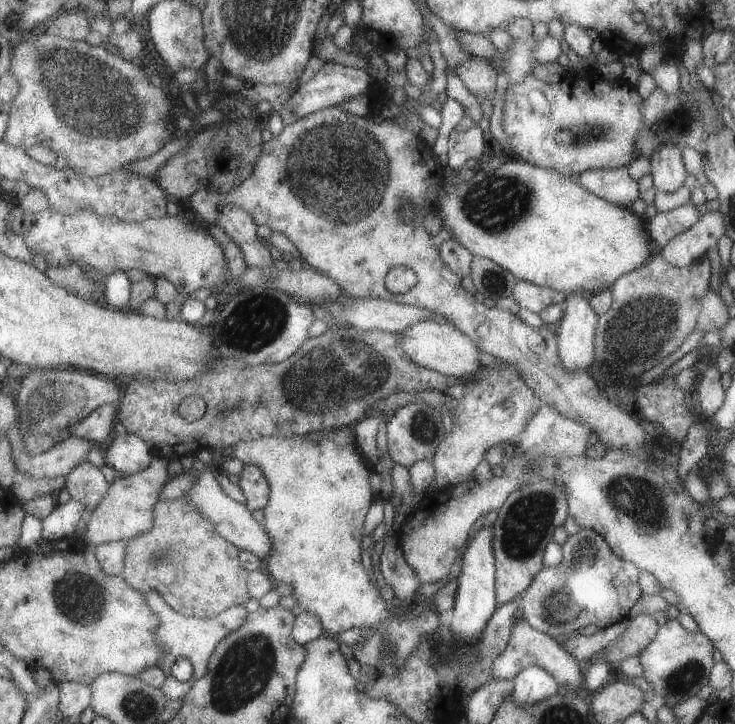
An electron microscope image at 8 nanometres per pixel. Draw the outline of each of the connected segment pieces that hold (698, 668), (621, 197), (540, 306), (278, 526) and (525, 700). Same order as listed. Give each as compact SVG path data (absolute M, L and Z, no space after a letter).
M670 618L662 624L654 640L638 654L642 677L653 688L648 696L662 699L664 706L674 708L678 702L694 698L710 682L714 644L700 632L688 632L676 619Z
M628 167L585 171L578 185L611 204L630 207L639 198L640 188L638 180L629 175Z
M520 280L514 286L511 297L518 302L522 309L536 314L539 314L546 306L565 300L564 292L556 292L556 290L537 286L532 282L525 282L524 280Z
M350 427L344 429L334 429L329 436L326 438L320 438L320 440L310 440L299 439L298 437L266 437L263 439L258 439L256 441L242 440L234 446L218 446L214 453L221 454L224 450L231 449L232 455L246 463L260 464L260 468L266 472L270 484L272 484L272 494L271 500L266 509L264 509L265 520L264 525L266 526L266 532L270 534L274 542L274 551L270 554L270 557L265 562L265 570L277 583L285 582L291 586L292 596L296 598L298 604L301 608L304 607L306 612L312 612L316 614L322 624L326 628L327 633L330 636L338 636L352 630L354 628L364 628L368 626L378 626L382 624L386 618L390 618L391 614L391 605L384 600L384 596L380 594L378 590L378 585L372 582L373 575L372 571L369 568L364 566L362 562L362 554L364 554L364 524L366 524L366 516L370 514L370 510L374 508L374 484L372 484L372 474L374 473L373 465L368 461L366 455L361 450L359 444L359 439L357 434L350 430Z
M528 666L512 680L512 700L518 706L538 704L558 692L558 685L554 676L540 666Z

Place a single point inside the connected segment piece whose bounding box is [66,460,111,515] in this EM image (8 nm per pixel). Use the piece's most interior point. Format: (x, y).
(87, 483)

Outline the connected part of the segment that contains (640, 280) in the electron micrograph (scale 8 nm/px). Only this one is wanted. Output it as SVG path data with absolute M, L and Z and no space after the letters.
M655 253L649 262L620 276L611 287L610 309L599 316L596 324L595 360L630 378L660 364L694 331L700 300L710 286L711 271L709 259L697 259L688 266L674 268Z

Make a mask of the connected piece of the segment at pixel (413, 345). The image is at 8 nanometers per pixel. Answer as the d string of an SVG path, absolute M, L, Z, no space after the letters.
M422 320L406 328L404 332L399 333L404 342L404 352L408 354L410 360L416 364L422 364L425 368L440 372L454 379L467 380L474 377L474 374L480 370L480 349L473 340L466 334L462 334L453 325L440 324L431 320Z

